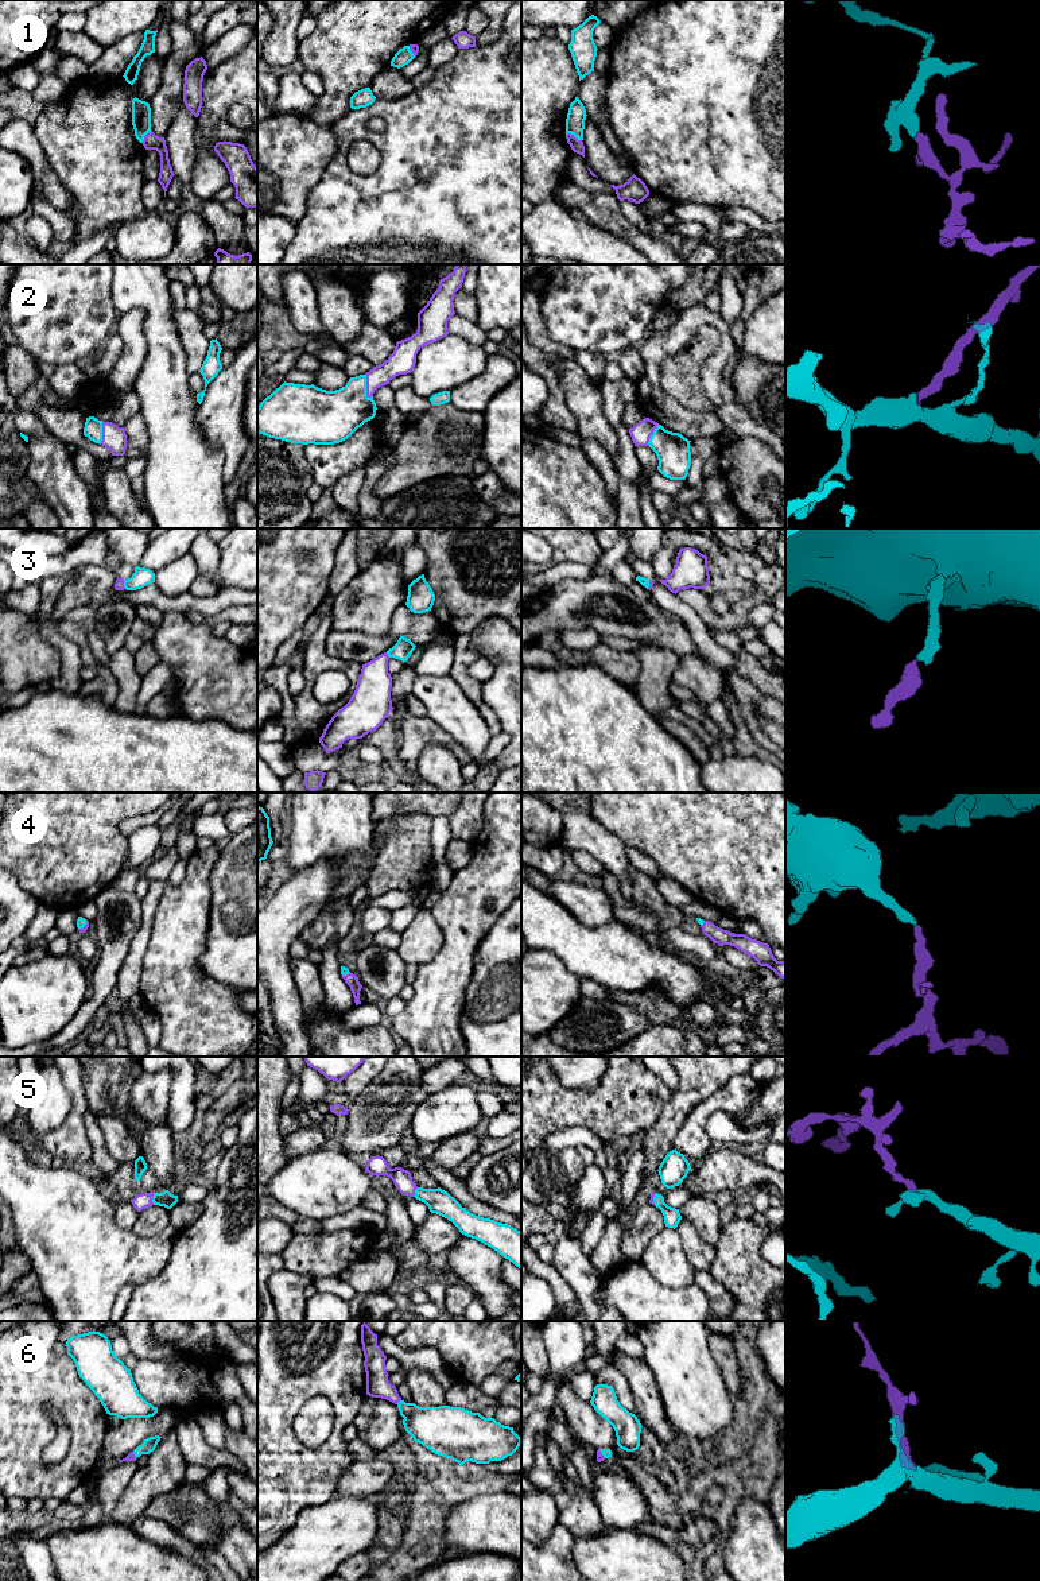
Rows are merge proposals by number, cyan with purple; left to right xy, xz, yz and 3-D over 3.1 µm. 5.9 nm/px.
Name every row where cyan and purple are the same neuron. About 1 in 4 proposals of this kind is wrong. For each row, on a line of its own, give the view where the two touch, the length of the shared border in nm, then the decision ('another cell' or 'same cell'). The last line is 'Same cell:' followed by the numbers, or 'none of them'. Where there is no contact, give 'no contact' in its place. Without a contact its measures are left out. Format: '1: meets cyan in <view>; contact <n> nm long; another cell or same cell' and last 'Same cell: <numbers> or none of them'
1: meets cyan in yz; contact 110 nm long; same cell
2: meets cyan in xz; contact 160 nm long; same cell
3: meets cyan in xz; contact 40 nm long; same cell
4: meets cyan in xy; contact 80 nm long; same cell
5: meets cyan in xy; contact 70 nm long; same cell
6: meets cyan in xz; contact 40 nm long; same cell
Same cell: 1, 2, 3, 4, 5, 6

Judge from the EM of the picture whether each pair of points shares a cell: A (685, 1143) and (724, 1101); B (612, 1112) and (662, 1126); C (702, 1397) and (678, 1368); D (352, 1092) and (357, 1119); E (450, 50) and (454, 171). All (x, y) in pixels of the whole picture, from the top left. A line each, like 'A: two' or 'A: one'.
A: one
B: two
C: one
D: two
E: two

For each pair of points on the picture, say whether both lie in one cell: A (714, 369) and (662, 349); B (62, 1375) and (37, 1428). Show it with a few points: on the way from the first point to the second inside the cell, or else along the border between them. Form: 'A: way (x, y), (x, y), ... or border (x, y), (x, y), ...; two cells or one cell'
A: way (725, 344), (713, 320), (687, 325); one cell
B: way (49, 1388), (37, 1401), (37, 1414); one cell

